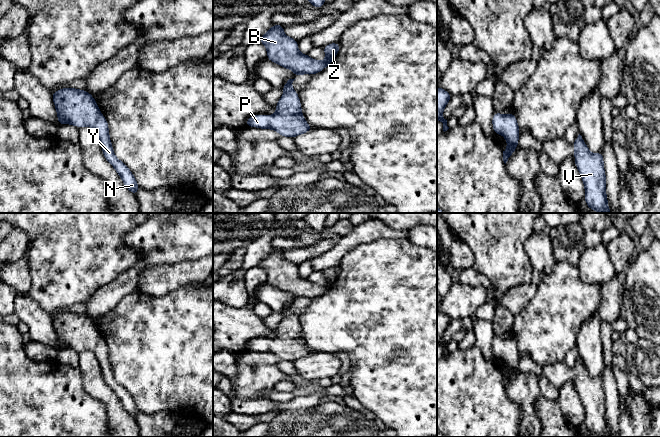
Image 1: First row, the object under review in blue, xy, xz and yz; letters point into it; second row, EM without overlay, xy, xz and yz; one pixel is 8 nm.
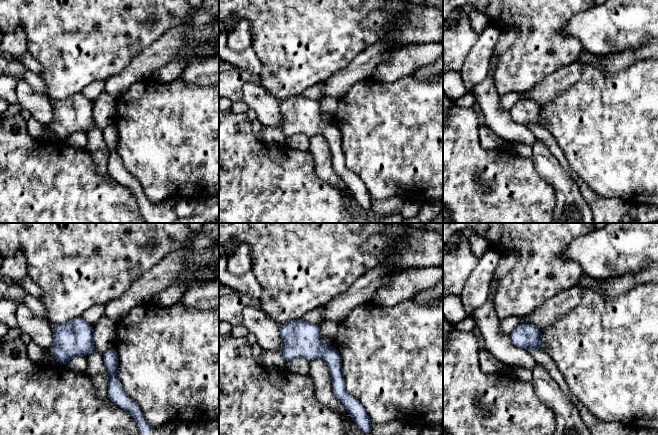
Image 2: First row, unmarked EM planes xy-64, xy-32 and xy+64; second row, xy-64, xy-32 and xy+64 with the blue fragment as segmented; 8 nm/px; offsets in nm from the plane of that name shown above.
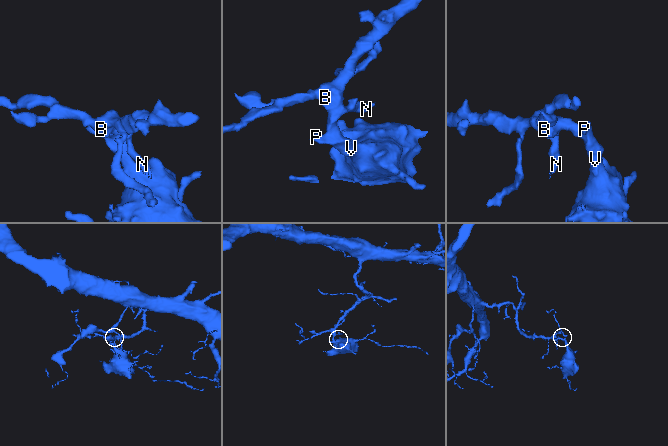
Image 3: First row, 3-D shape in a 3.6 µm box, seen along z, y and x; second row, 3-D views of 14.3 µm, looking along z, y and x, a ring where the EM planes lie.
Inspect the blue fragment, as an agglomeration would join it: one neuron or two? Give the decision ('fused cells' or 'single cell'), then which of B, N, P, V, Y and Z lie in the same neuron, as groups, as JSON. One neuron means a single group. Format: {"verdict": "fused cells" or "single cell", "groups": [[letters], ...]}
{"verdict": "single cell", "groups": [["B", "N", "P", "V", "Y", "Z"]]}

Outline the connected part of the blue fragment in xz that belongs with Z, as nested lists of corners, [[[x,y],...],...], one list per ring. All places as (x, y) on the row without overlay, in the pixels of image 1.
[[[273,248],[272,252],[263,258],[259,266],[267,272],[268,284],[292,294],[296,302],[300,298],[313,299],[325,293],[337,279],[340,268],[331,267],[323,271],[326,283],[321,286],[310,282],[307,278],[301,278],[298,274],[298,266],[283,257],[285,250]]]

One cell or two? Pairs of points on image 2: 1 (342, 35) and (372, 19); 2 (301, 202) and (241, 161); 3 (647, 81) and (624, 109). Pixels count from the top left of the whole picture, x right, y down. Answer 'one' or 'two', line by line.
1: two
2: one
3: one

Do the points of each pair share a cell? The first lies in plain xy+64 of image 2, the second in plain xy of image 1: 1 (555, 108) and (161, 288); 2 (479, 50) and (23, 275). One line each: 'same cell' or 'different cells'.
1: different cells
2: same cell

